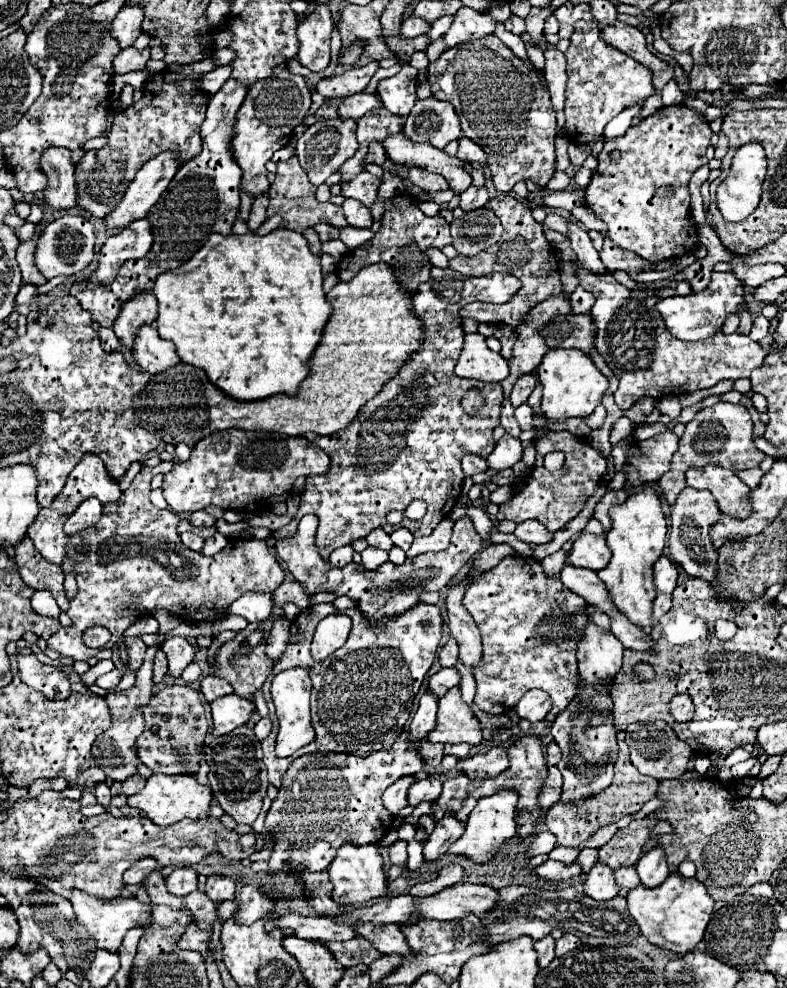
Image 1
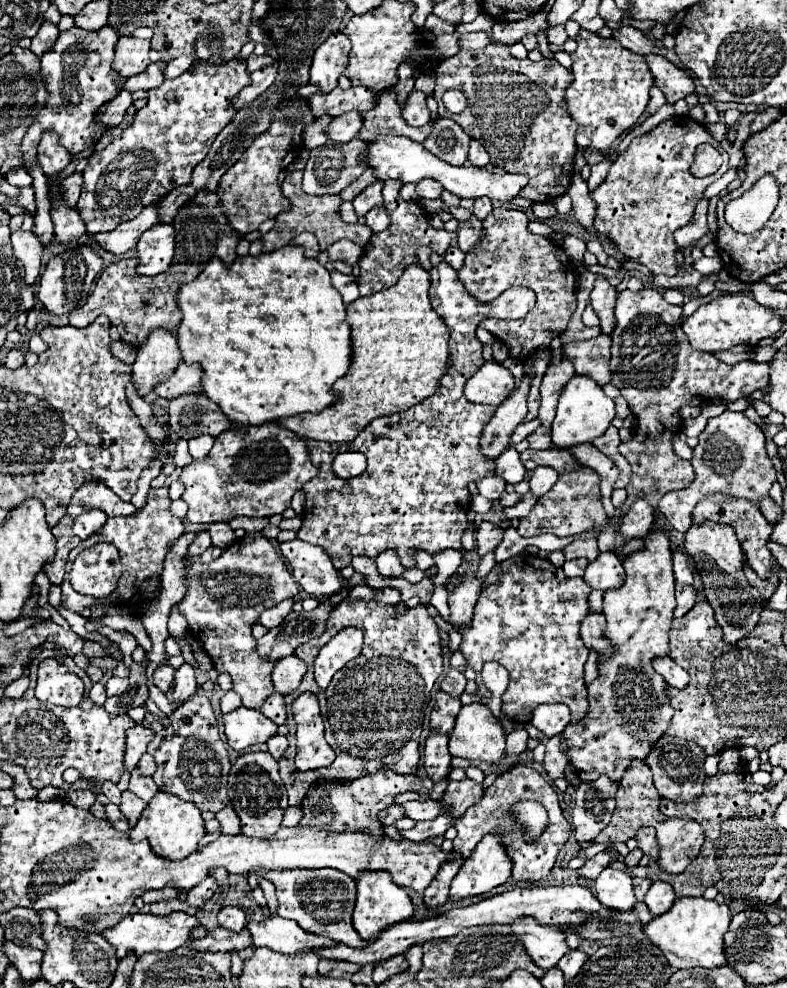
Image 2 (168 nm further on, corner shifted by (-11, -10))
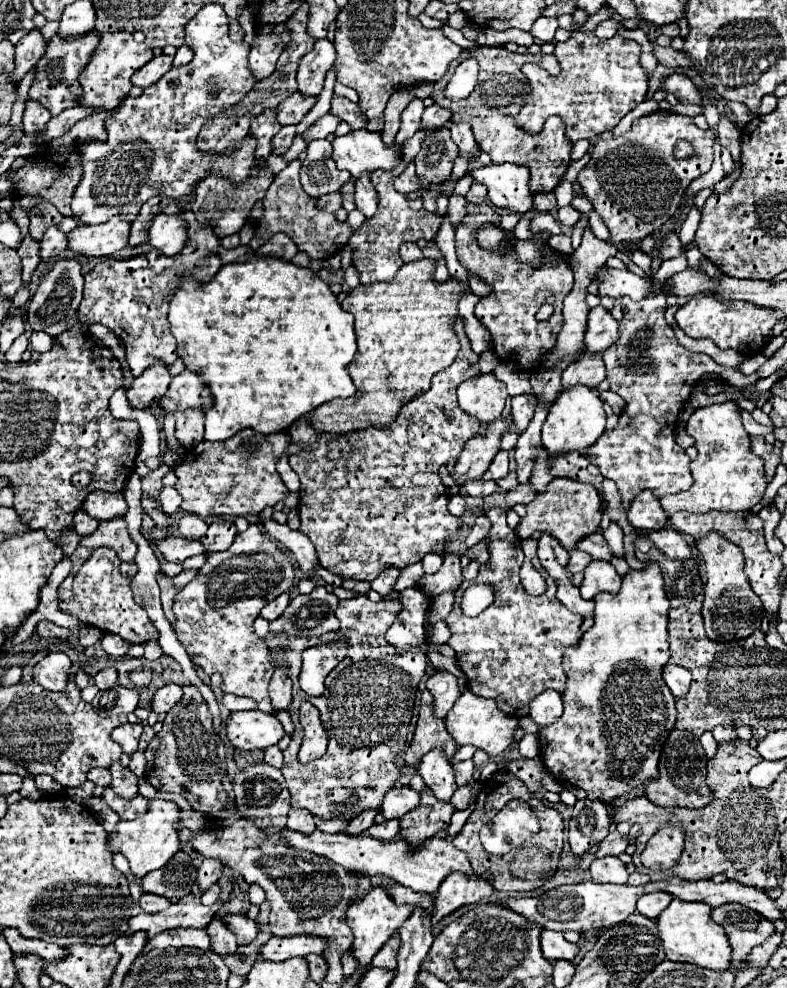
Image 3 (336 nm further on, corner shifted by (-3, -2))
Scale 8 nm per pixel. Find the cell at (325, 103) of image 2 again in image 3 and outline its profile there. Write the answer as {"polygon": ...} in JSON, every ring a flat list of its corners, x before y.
{"polygon":[[296,90,296,92,292,92,292,94,278,106,278,122,280,122,280,124,298,124,314,104,316,104,316,98,302,96,302,94]]}

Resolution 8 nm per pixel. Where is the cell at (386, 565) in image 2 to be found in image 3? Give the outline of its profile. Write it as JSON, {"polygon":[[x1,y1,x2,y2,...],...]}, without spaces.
{"polygon":[[386,566,386,568,382,570,382,574,370,582,372,590,376,590,376,592,382,594,382,596,386,596,388,592,392,592,398,574,400,574,400,570,396,570,394,566]]}

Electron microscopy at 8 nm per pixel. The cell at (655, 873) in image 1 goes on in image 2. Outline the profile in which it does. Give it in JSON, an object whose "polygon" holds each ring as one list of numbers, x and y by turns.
{"polygon":[[654,882,650,886,650,890,646,892,646,898,644,898,644,904,648,906,652,918,668,912,672,908,672,902,676,900,674,896,674,890,670,884,666,882]]}

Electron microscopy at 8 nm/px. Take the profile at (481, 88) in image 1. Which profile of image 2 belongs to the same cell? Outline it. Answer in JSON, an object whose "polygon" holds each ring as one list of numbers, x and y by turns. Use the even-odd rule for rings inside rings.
{"polygon":[[490,42,484,50,462,50,456,56,440,62,436,70,434,98,438,102,438,114,442,118,454,120,470,138,478,140,490,154,494,166,500,166,506,172,530,176,530,184,520,192,522,198,528,198,532,202,550,202,566,194,574,176,574,156,578,152,578,146,574,142,576,122,566,112,566,106,562,106,564,90,570,86,572,80,574,74,568,68,560,66,554,58,544,58,540,62,530,62,528,58,518,60,510,56,506,44],[446,90,462,90,466,94,468,106,464,112,452,114,446,110,446,106,442,104,442,94]]}

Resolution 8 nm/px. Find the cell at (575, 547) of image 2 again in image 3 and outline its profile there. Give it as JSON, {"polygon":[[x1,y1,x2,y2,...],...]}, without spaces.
{"polygon":[[588,534,588,538,584,538,584,542,580,542,580,546,576,546,576,548,588,552,596,560,610,560,610,556,612,556,602,534]]}

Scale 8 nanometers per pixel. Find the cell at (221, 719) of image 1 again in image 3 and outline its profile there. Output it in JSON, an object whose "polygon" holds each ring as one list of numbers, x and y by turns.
{"polygon":[[260,710,230,712,226,736,238,750,256,750,278,744,284,736,284,728,274,714,264,714]]}

